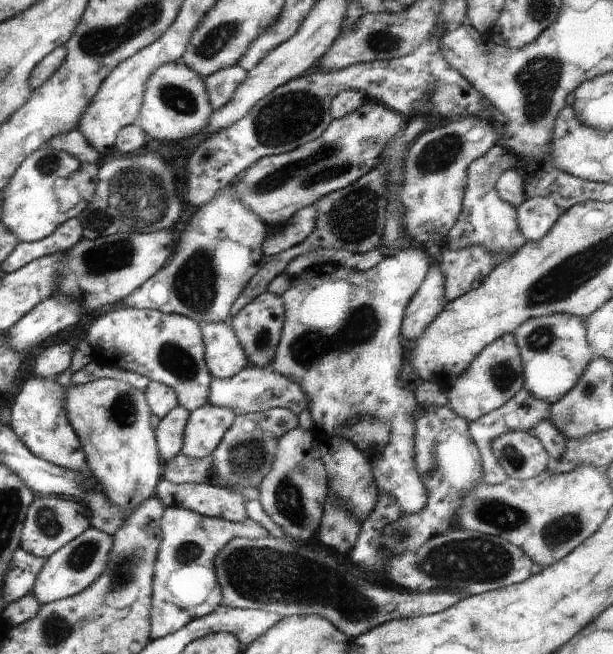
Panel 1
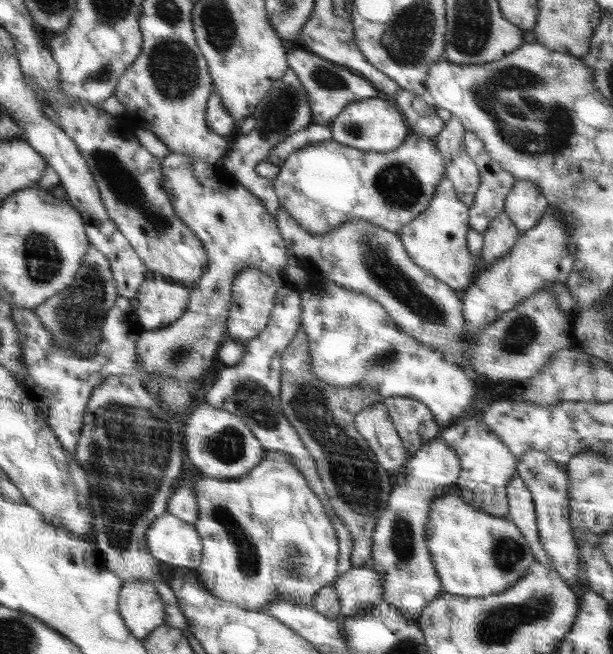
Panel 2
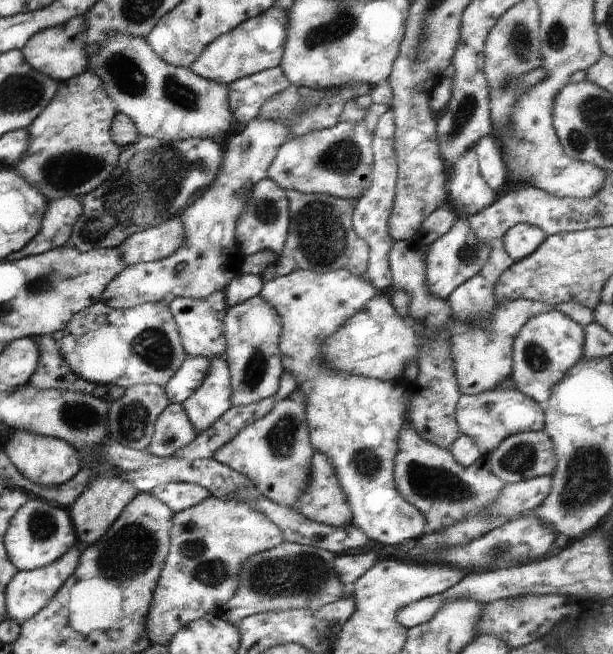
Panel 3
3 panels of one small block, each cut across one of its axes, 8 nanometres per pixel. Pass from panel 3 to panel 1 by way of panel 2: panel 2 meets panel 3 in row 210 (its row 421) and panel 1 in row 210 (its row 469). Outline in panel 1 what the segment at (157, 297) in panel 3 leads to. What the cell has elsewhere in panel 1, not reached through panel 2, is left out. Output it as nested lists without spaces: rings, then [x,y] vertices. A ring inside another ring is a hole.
[[[228,185],[207,204],[198,208],[198,212],[190,218],[190,222],[187,222],[186,228],[182,230],[182,235],[176,240],[168,262],[137,290],[127,295],[123,303],[134,309],[151,309],[181,315],[198,324],[230,321],[233,303],[239,298],[250,278],[259,272],[258,264],[265,257],[261,250],[265,237],[264,222],[238,199],[235,188]]]

